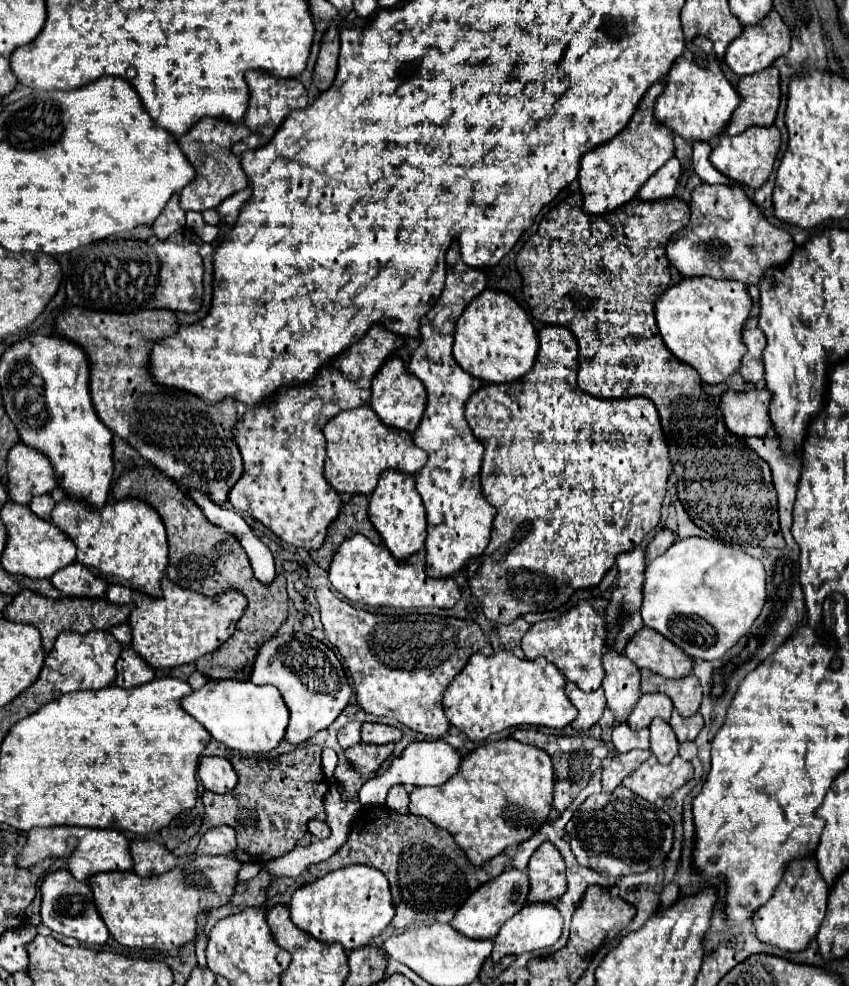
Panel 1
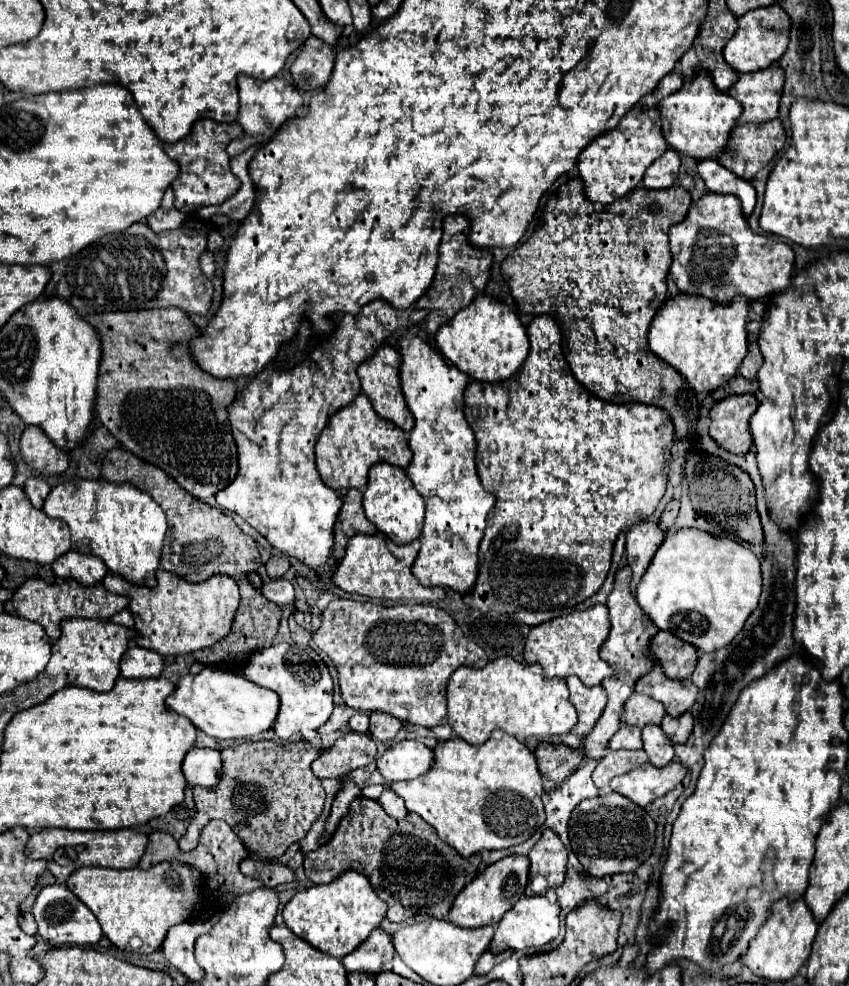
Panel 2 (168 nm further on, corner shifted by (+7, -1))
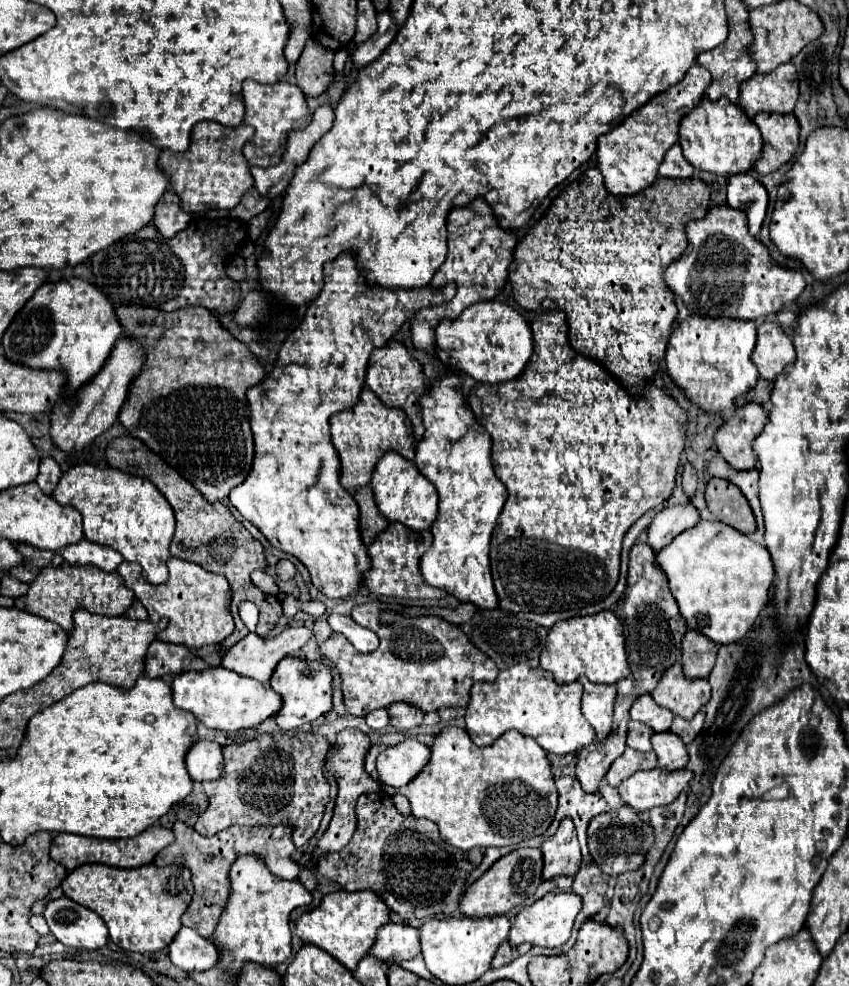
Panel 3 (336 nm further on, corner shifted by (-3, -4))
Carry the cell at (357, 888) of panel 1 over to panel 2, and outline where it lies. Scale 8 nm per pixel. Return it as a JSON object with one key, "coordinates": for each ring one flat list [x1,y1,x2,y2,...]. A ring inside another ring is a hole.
{"coordinates":[[348,870,330,884,320,884,298,892,284,906,284,924,302,940,338,960,358,948,368,934,380,926,386,916,386,904,376,896,368,878]]}

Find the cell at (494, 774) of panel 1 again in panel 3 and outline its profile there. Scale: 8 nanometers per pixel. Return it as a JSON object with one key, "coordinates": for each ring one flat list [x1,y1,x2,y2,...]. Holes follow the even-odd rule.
{"coordinates":[[444,727,436,735,430,751,432,757,428,767,424,767,424,771,420,771,408,785,398,789,382,785,382,791,388,795,402,793,410,801,412,815,434,821,440,829,442,839,446,839,450,845,462,851,470,851,474,847,518,847,522,841,546,833,558,807,558,793,550,771,550,761,542,747,534,743,534,739,524,737,518,731,506,731,496,743,478,747,472,743,470,735,464,729]]}

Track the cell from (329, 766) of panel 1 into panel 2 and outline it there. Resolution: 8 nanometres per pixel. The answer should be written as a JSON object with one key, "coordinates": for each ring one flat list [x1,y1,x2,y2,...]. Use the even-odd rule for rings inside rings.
{"coordinates":[[280,642,266,650,260,650,250,658,246,678,258,686,274,690,280,696,280,712,276,716,272,730,282,740,290,740,292,736,300,734,308,738,312,746,322,751,321,739,316,730,332,714,332,676,328,672,328,666,312,648]]}

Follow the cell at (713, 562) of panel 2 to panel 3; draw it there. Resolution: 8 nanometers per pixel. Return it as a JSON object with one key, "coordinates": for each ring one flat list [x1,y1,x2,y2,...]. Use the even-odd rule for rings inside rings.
{"coordinates":[[700,521,692,529,682,531,656,555,656,565,668,579,686,627,706,635,718,647,742,639,768,605,774,579,770,553,720,521]]}

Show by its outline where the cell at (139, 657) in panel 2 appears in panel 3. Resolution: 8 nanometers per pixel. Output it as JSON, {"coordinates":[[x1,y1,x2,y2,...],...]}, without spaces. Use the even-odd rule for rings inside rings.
{"coordinates":[[154,641,146,653,144,675,148,675,148,677,178,675,186,669,186,657,188,657,188,669,204,671,210,667,204,659,200,659,198,655,194,655,190,649,186,649,182,645]]}

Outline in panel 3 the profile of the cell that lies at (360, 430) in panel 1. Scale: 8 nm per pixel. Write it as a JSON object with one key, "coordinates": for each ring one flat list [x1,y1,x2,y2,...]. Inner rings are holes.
{"coordinates":[[368,387,360,393,360,401,354,407,332,415,330,427,332,427,332,443,342,463,340,485,344,489,358,489,368,485,378,459,382,459,388,451,396,451,404,459,414,461,416,441,412,435,410,419,400,409,384,407,382,401]]}

